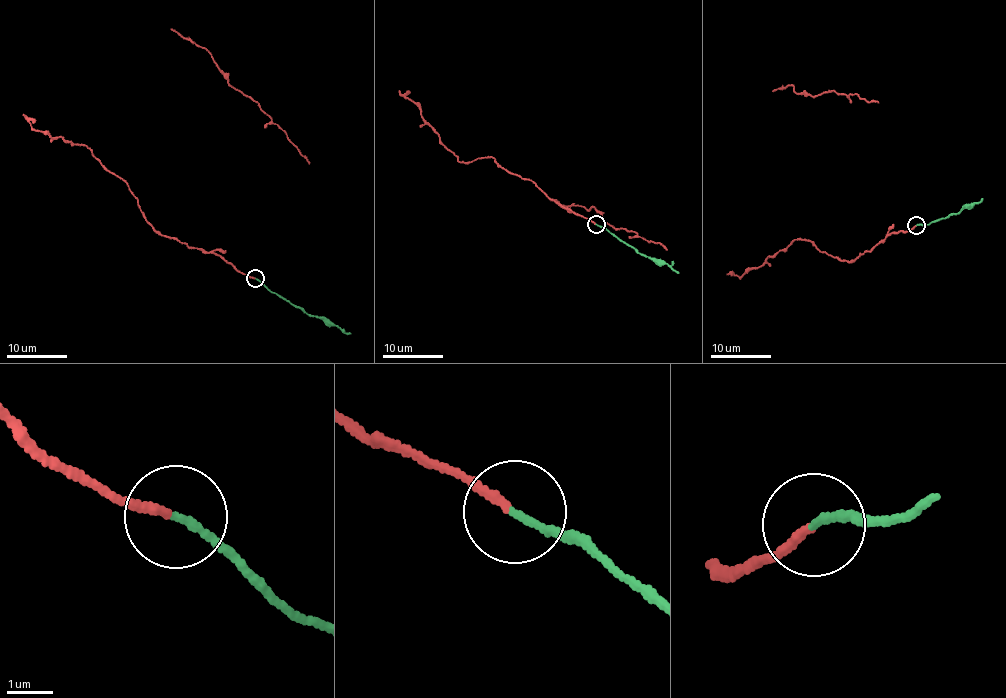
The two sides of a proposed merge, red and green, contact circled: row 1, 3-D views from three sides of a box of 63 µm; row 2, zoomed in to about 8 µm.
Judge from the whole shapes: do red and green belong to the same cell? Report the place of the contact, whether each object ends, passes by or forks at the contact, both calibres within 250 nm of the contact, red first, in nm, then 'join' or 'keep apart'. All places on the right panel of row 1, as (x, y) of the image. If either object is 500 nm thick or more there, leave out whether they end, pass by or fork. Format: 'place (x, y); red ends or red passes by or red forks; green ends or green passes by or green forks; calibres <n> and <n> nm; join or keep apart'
place (916, 225); red ends; green ends; calibres 180 and 160 nm; keep apart

